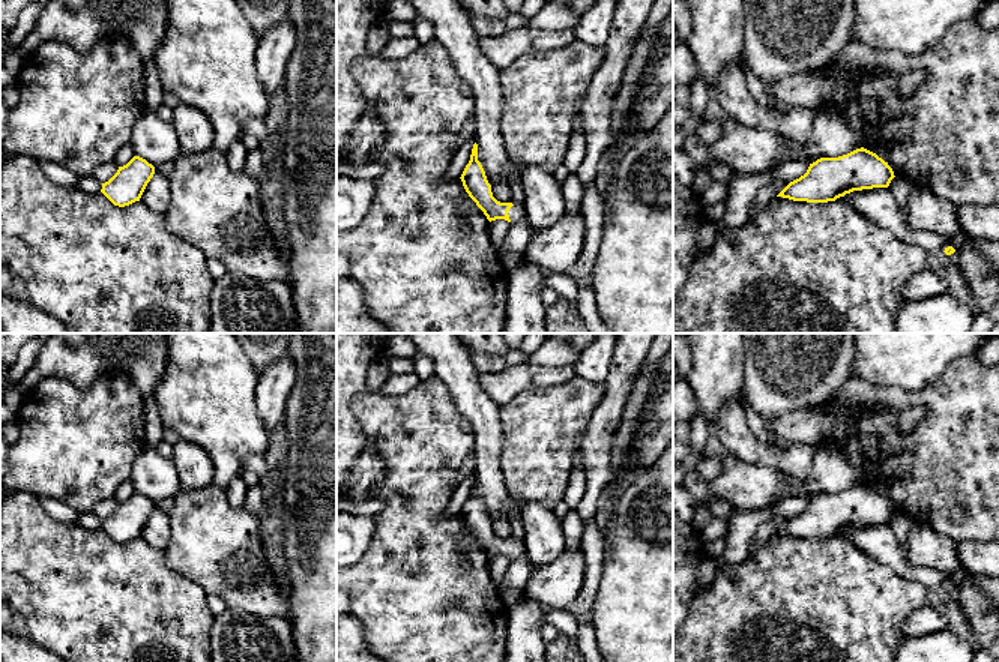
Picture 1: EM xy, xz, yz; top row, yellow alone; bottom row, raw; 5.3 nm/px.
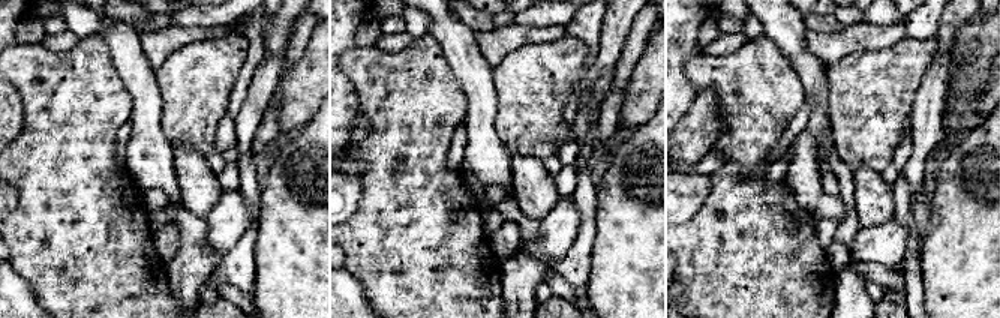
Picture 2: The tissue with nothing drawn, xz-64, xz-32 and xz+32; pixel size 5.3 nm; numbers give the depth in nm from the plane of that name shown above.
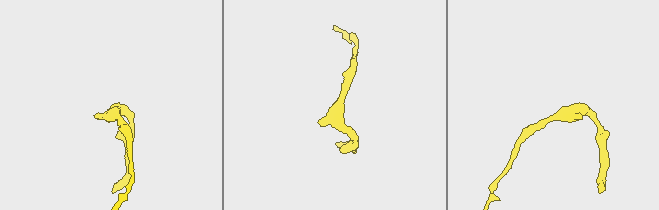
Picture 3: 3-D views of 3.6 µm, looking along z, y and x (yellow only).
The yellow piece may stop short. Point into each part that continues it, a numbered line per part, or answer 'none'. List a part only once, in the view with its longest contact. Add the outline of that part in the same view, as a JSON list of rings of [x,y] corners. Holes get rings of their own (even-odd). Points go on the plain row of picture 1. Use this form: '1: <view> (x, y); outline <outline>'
1: xz (516, 550); outline [[[512,542],[508,548],[511,560],[518,558],[526,554],[524,545],[518,542]]]

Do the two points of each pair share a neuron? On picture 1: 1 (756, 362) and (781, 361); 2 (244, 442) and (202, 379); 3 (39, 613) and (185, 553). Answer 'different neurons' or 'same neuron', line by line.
1: same neuron
2: same neuron
3: different neurons

